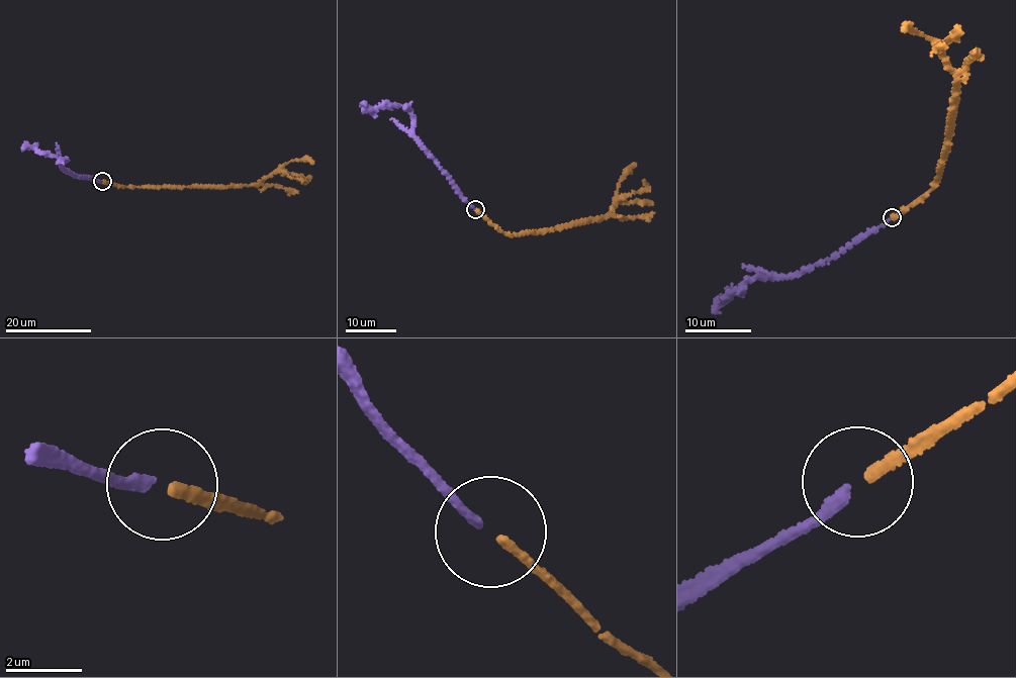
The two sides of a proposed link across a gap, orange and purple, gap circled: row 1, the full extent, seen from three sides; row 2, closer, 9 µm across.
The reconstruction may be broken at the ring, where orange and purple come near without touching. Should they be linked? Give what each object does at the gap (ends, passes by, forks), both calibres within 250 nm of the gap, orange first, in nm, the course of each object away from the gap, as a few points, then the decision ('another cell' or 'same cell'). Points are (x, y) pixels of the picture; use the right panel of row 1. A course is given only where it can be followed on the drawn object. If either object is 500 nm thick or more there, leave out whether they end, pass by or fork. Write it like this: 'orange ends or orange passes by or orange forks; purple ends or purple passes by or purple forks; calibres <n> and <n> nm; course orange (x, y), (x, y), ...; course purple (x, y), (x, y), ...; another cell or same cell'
orange ends; purple ends; calibres 240 and 240 nm; course orange (892, 217), (925, 195), (939, 179), (958, 93), (953, 73), (946, 68), (932, 40), (909, 28), (903, 30); course purple (891, 218), (832, 260), (802, 273), (775, 278), (760, 275), (725, 298), (714, 311); same cell

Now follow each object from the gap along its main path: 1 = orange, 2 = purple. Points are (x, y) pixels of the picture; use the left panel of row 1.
1: (103, 182), (137, 188), (222, 188), (254, 184), (284, 165), (301, 159), (313, 163)
2: (101, 181), (75, 177), (64, 171), (61, 164), (66, 161), (25, 147), (22, 149)

